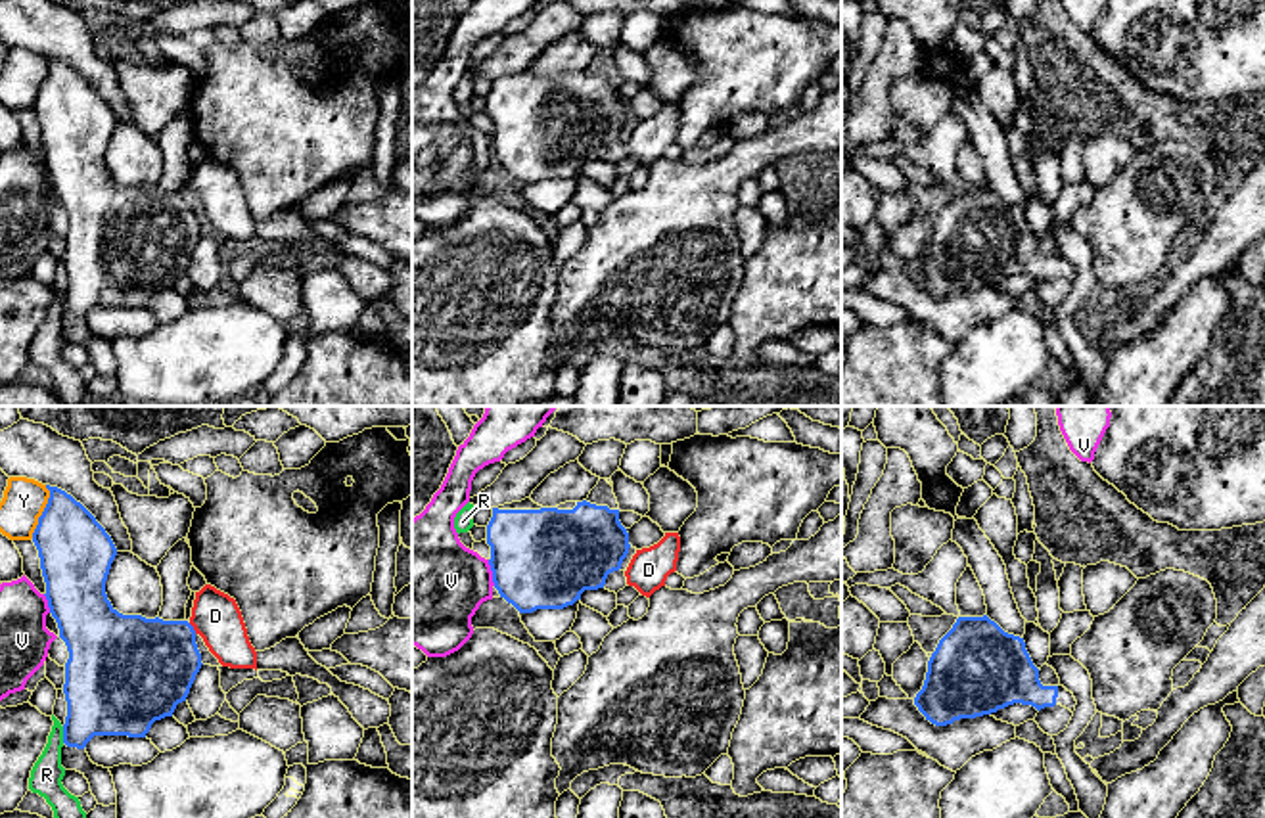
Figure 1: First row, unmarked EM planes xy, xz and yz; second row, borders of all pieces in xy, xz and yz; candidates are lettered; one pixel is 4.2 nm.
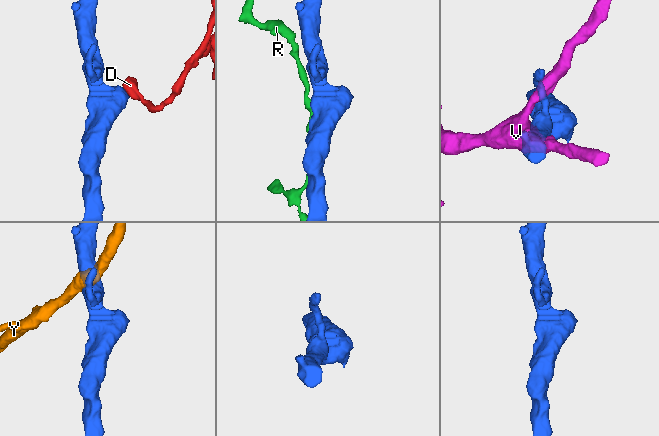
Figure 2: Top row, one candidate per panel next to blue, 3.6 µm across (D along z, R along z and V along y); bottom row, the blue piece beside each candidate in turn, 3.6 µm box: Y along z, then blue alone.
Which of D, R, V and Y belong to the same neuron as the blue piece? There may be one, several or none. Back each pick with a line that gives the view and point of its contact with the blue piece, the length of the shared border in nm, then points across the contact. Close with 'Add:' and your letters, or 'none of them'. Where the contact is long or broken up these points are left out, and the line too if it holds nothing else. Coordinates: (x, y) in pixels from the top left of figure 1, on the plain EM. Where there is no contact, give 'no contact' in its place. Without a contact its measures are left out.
Add: none of them

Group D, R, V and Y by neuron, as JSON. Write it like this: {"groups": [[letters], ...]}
{"groups": [["D"], ["R"], ["V"], ["Y"]]}

